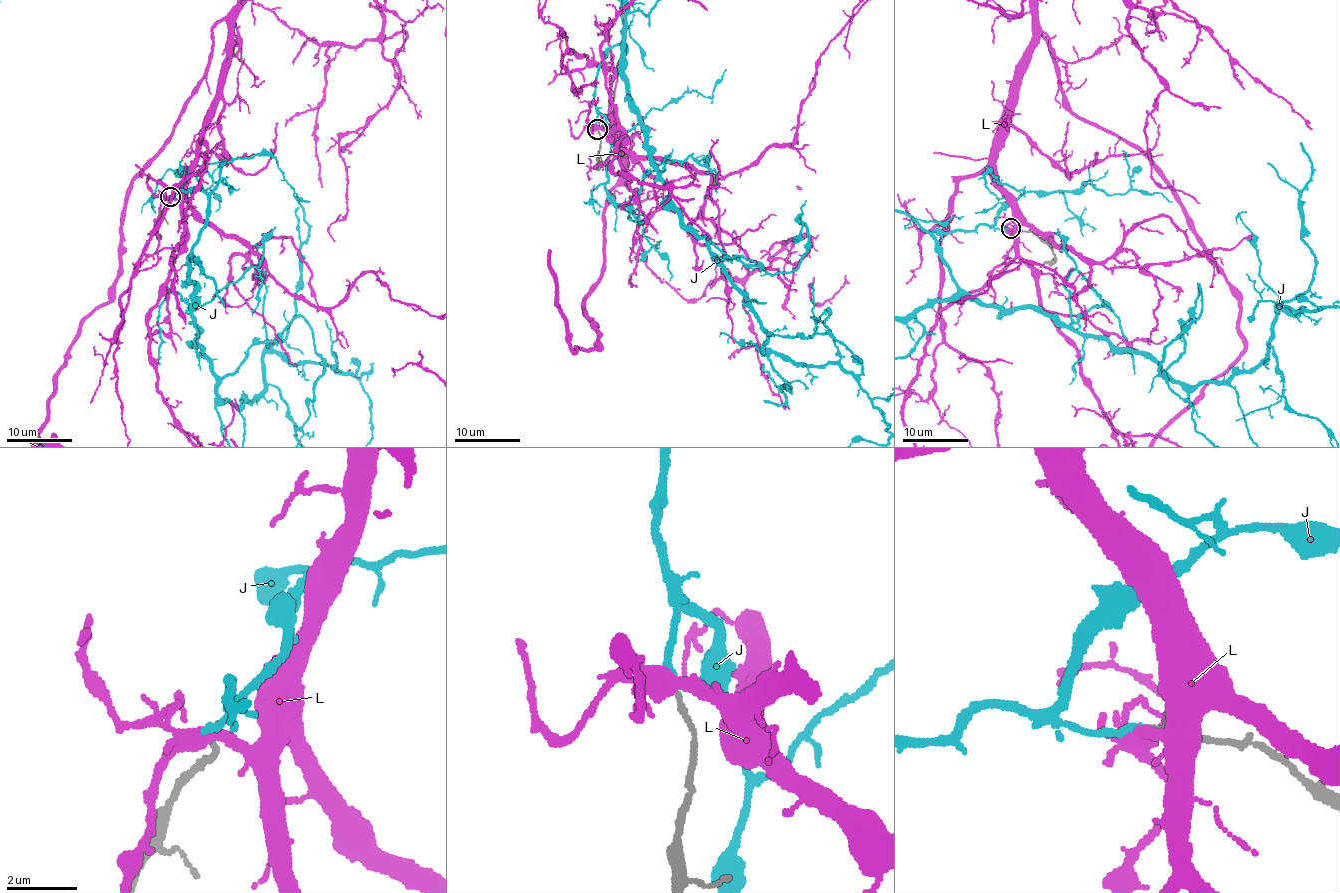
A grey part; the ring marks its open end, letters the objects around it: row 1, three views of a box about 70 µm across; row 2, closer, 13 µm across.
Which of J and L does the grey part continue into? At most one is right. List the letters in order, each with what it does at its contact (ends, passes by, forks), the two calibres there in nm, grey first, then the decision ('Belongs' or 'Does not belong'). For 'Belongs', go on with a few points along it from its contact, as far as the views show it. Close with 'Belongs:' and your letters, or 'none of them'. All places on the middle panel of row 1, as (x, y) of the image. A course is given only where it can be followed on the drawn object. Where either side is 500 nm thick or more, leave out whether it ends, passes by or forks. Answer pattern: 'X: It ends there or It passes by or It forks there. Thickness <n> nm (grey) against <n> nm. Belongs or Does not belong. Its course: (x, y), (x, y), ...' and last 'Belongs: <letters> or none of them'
J: It ends there. Thickness 170 nm (grey) against 170 nm. Belongs
L: It passes by. Thickness 170 nm (grey) against 440 nm. Does not belong
Belongs: J

